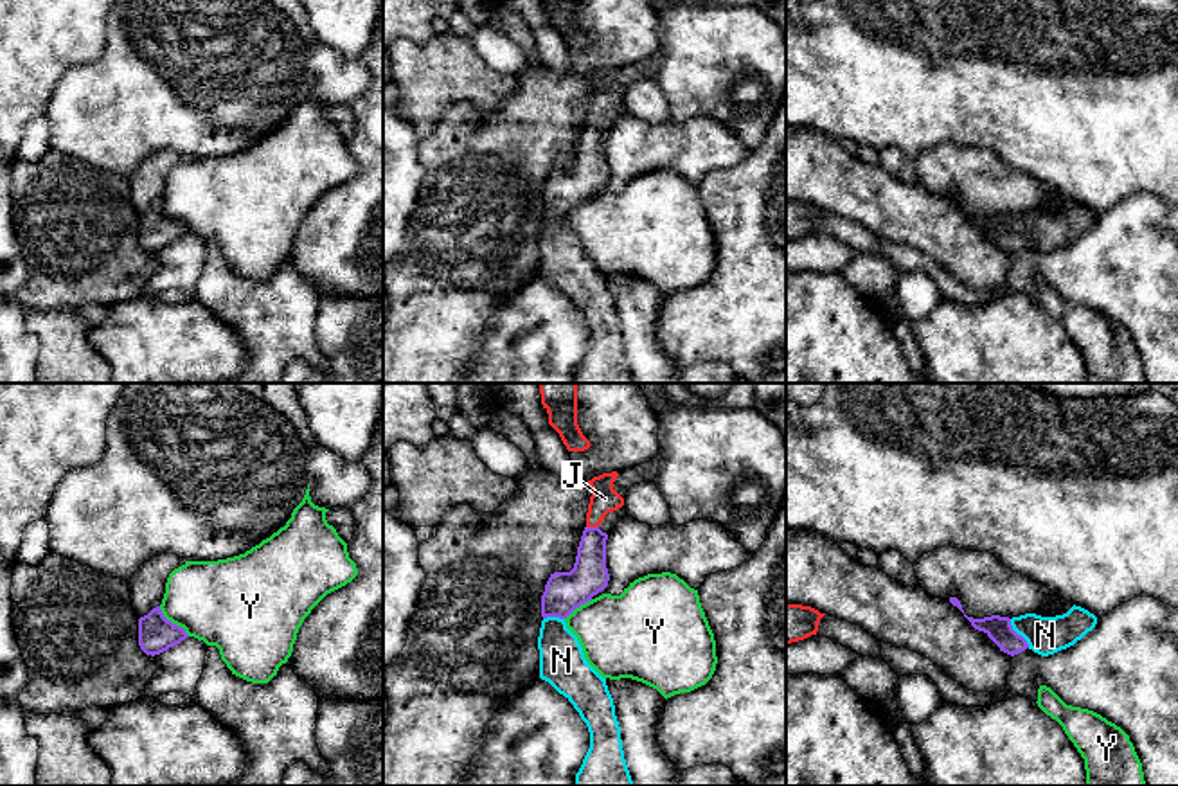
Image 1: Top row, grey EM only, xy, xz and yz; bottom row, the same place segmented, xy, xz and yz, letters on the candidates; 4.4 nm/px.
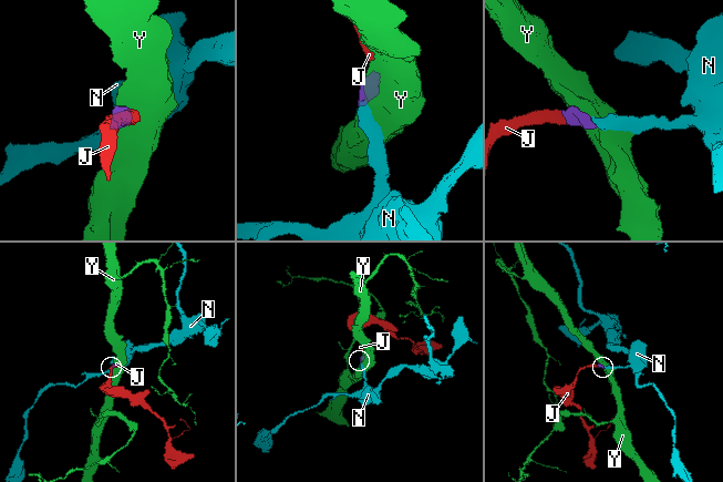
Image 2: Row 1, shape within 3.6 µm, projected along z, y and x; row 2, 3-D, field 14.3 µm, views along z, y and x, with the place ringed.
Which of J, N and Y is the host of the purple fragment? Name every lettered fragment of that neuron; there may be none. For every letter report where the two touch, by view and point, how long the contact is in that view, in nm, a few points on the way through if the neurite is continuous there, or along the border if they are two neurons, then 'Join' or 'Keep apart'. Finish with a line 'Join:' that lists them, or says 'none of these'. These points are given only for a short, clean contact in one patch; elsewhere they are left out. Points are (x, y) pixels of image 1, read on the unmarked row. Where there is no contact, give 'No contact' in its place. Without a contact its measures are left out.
J: Touches purple at xz (592, 125). Shared border 60 nm. Path across: xz (588, 173), (592, 125), (596, 108), (605, 96). Join
N: Touches purple at yz (1017, 231). Shared border 160 nm. Path across: yz (999, 225), (1006, 231), (1017, 231), (1045, 232). Join
Y: Touches purple at xy (171, 220). Shared border 190 nm. Keep apart
Join: J, N

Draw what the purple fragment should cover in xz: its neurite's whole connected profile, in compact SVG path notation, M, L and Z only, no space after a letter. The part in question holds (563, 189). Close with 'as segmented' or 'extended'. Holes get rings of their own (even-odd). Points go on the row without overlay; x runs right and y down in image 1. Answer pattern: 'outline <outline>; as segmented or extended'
outline M611 68L586 79L592 94L574 165L550 171L541 192L540 275L574 302L590 329L590 345L576 371L576 383L633 383L606 275L586 259L577 234L565 219L576 205L608 183L608 131L599 122L608 110L624 103L613 86L617 74Z; extended

